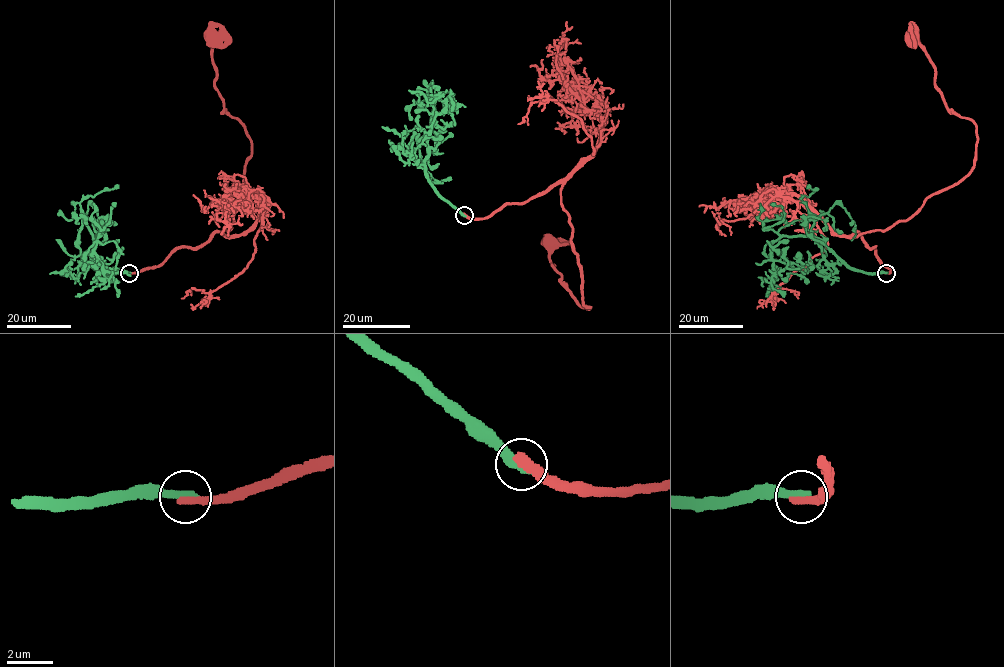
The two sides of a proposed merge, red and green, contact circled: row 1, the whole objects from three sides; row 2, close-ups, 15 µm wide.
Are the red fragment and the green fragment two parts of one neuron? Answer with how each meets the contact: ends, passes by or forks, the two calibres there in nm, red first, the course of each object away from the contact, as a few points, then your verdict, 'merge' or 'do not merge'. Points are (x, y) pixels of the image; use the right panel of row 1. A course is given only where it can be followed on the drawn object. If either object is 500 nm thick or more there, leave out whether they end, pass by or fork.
red ends; green ends; calibres 400 and 420 nm; course red (886, 272), (857, 232), (907, 220), (970, 172), (976, 151), (976, 125), (949, 110), (935, 66), (913, 38); course green (886, 272), (845, 265), (816, 237), (780, 236), (772, 244), (773, 269), (783, 279), (802, 276), (807, 284); do not merge

